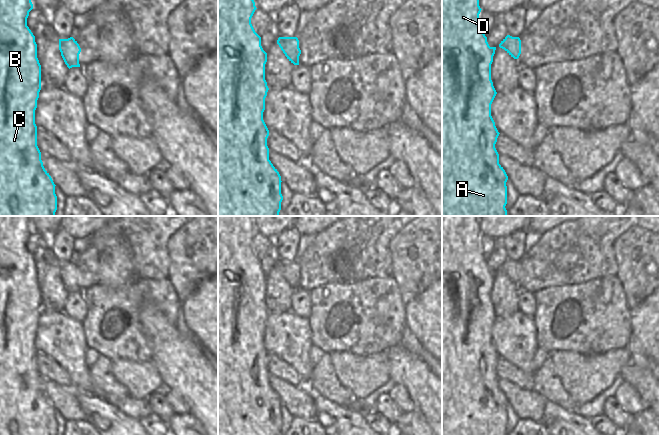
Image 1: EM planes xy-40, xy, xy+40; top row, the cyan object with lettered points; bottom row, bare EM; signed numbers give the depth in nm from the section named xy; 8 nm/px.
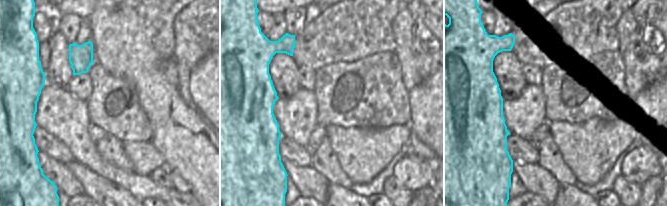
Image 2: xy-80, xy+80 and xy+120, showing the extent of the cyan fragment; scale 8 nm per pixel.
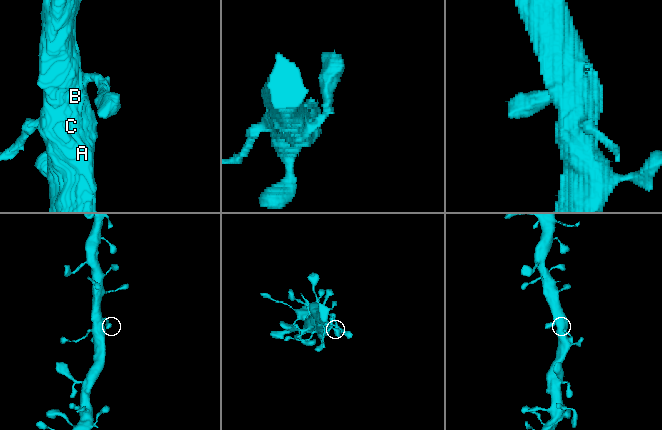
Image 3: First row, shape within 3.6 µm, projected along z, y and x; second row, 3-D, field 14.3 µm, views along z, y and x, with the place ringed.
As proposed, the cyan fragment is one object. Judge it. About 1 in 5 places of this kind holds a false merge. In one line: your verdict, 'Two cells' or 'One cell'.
One cell

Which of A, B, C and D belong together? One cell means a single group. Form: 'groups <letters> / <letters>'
groups A B C D

